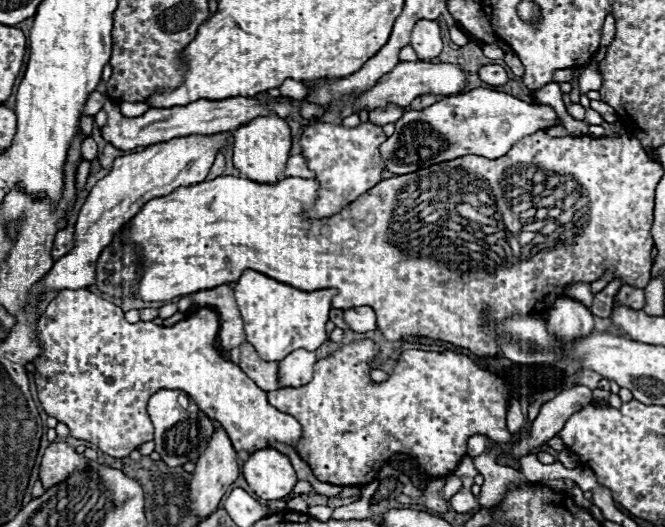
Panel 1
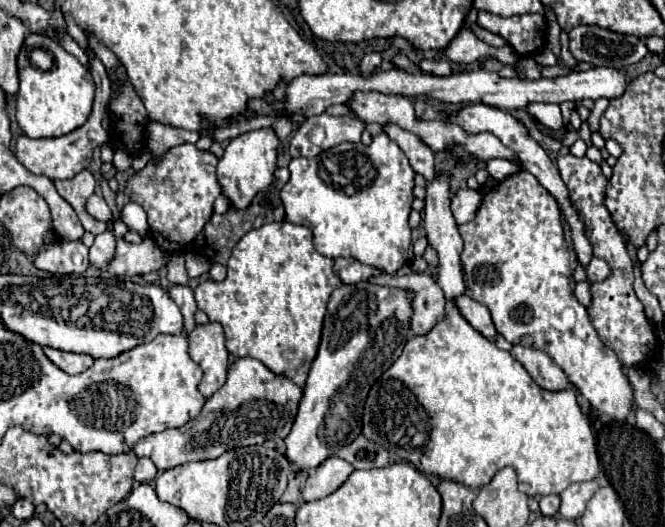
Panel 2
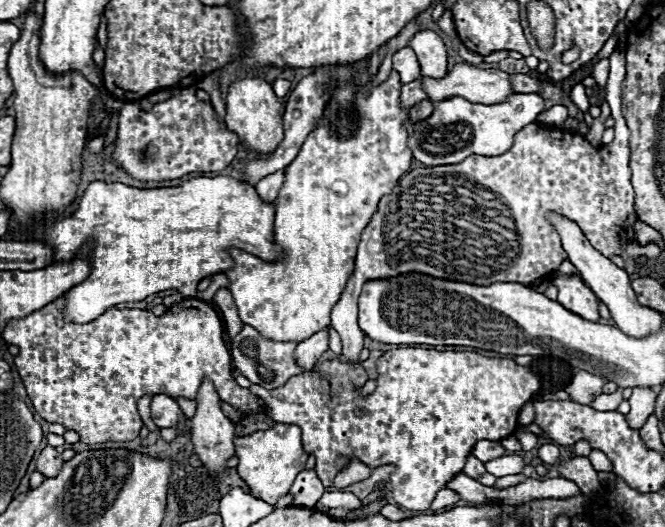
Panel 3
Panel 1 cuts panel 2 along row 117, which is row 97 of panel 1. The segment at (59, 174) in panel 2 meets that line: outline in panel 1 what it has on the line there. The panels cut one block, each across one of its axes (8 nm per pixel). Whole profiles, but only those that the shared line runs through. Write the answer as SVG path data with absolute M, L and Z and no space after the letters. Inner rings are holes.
M100 92L90 94L90 98L88 98L86 106L84 106L84 116L94 116L96 112L100 112L102 106L104 106L104 100L106 100L106 96L100 94Z

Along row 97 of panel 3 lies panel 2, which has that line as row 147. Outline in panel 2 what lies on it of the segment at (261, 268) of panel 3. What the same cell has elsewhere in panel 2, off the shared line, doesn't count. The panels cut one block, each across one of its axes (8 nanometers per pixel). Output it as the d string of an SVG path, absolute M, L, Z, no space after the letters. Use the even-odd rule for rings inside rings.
M384 132L374 136L370 146L344 142L320 152L314 158L292 158L288 170L290 180L280 190L286 220L308 226L314 234L314 246L320 254L328 258L350 256L386 274L396 274L408 262L408 250L412 242L408 214L412 210L414 200L414 170L400 146L394 140L390 140Z

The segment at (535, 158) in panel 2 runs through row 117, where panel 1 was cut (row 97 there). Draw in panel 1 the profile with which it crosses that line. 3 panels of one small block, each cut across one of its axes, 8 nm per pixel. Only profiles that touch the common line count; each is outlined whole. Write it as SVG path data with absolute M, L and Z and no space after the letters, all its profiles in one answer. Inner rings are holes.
M474 88L466 94L438 100L426 110L406 112L396 122L396 132L384 144L380 144L380 158L384 160L384 170L392 172L394 176L410 174L466 154L496 160L504 156L520 138L558 124L562 122L552 106L530 104L504 92Z

